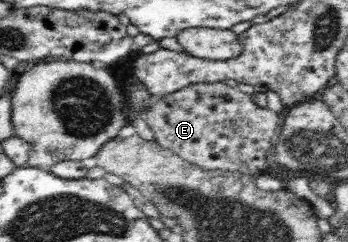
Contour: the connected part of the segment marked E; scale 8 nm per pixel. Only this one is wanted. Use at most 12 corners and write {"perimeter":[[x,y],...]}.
{"perimeter":[[225,82],[146,111],[155,141],[206,170],[256,177],[280,112]]}

